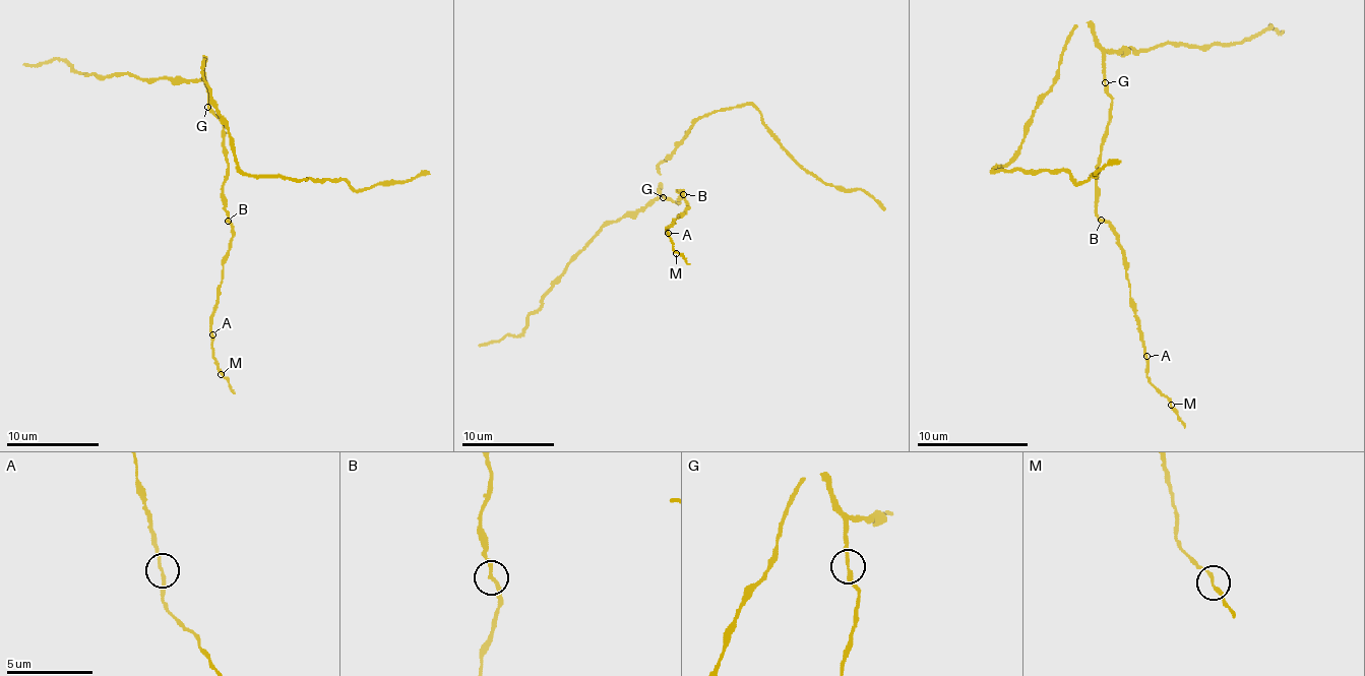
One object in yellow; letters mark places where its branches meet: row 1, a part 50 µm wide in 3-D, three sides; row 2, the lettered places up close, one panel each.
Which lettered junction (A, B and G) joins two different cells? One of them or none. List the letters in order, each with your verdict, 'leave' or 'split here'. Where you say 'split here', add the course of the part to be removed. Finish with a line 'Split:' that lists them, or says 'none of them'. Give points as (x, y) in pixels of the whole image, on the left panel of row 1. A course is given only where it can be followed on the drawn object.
A: leave
B: leave
G: leave
Split: none of them

